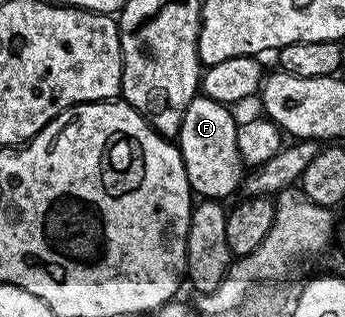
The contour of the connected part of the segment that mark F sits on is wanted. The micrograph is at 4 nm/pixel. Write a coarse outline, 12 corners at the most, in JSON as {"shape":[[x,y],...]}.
{"shape":[[203,94],[179,147],[198,197],[224,201],[243,179],[238,117]]}

